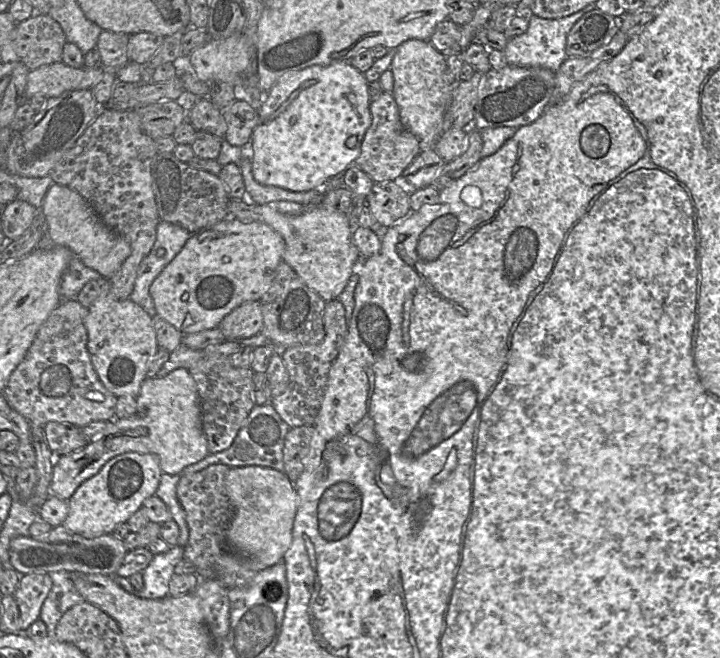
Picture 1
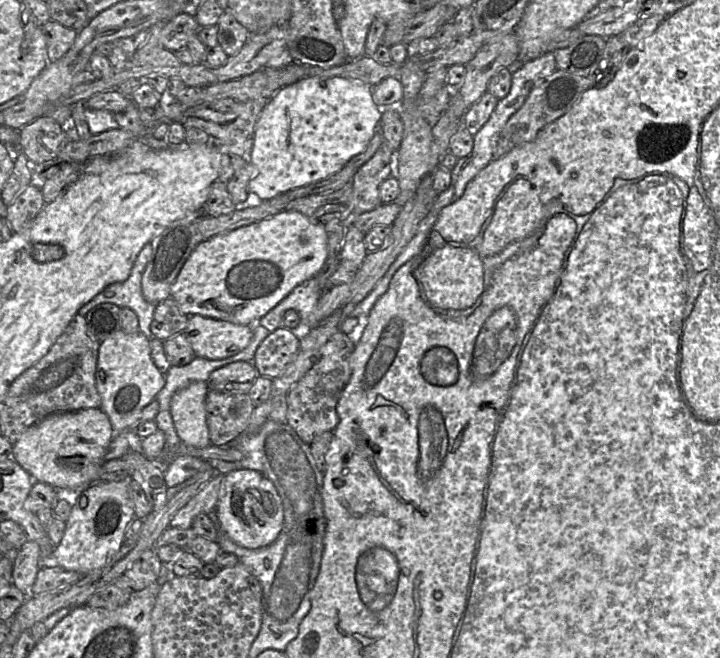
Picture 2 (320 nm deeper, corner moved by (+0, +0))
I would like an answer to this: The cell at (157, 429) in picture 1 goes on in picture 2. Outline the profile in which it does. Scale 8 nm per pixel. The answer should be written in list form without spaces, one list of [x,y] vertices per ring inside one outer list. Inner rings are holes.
[[[194,381],[177,391],[170,402],[170,412],[181,442],[204,448],[210,445],[205,416],[207,382]]]

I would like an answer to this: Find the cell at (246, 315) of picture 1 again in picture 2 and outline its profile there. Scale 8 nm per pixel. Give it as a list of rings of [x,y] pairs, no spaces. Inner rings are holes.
[[[192,315],[183,332],[195,356],[219,360],[233,356],[248,346],[253,336],[253,325]]]

